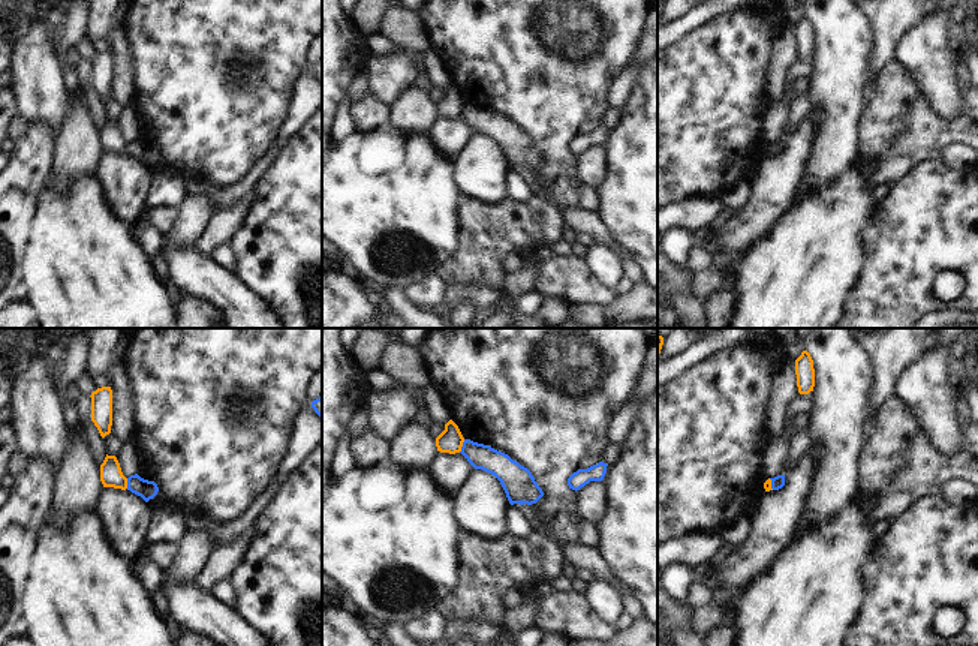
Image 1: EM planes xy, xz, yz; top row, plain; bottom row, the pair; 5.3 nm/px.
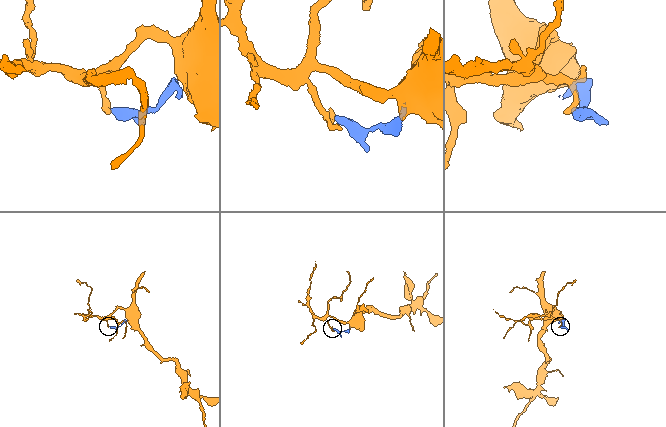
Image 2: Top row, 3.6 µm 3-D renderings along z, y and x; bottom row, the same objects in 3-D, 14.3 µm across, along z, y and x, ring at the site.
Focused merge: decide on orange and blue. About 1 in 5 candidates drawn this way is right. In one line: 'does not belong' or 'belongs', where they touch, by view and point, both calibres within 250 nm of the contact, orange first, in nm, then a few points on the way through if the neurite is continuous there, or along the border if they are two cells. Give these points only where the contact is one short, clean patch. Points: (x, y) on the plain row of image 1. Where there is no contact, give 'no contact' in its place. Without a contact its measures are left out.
does not belong; meets orange in xz at (462, 110); 130 nm thick on the orange side, 140 nm on the other; border along xz (465, 104), (459, 116)

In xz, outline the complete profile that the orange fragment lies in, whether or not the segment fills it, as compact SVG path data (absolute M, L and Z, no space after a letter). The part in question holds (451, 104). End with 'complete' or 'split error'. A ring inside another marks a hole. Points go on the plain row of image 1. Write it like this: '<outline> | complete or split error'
M452 84L445 88L445 94L436 102L436 111L440 117L460 117L463 106L464 102L458 90Z | complete

